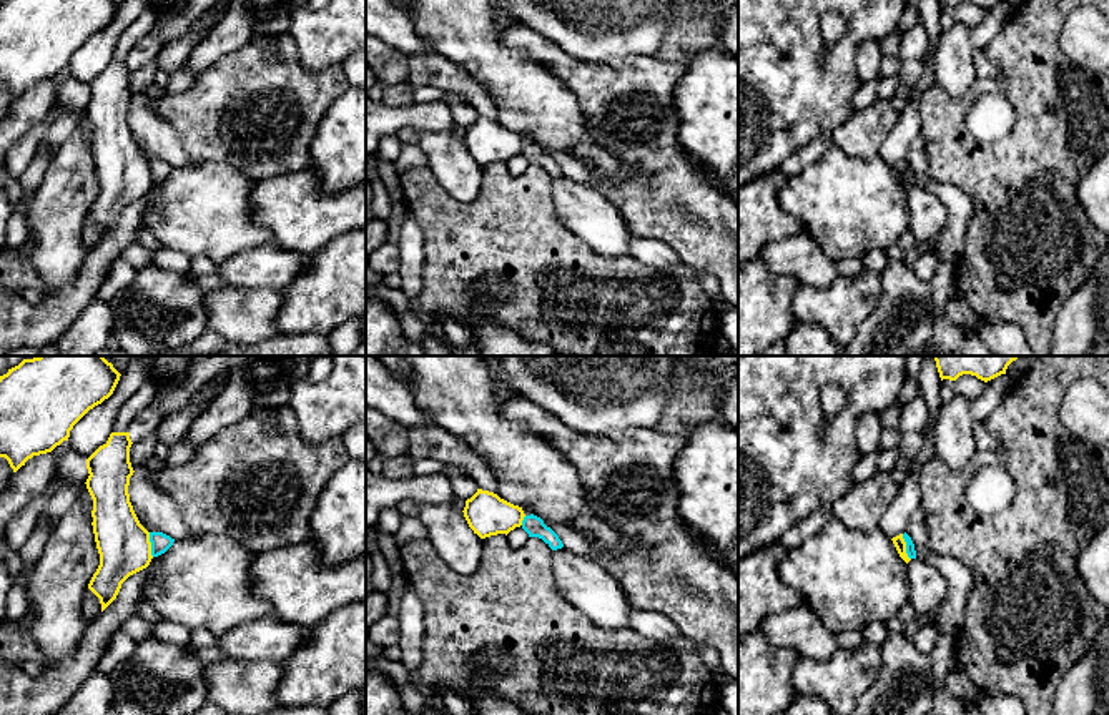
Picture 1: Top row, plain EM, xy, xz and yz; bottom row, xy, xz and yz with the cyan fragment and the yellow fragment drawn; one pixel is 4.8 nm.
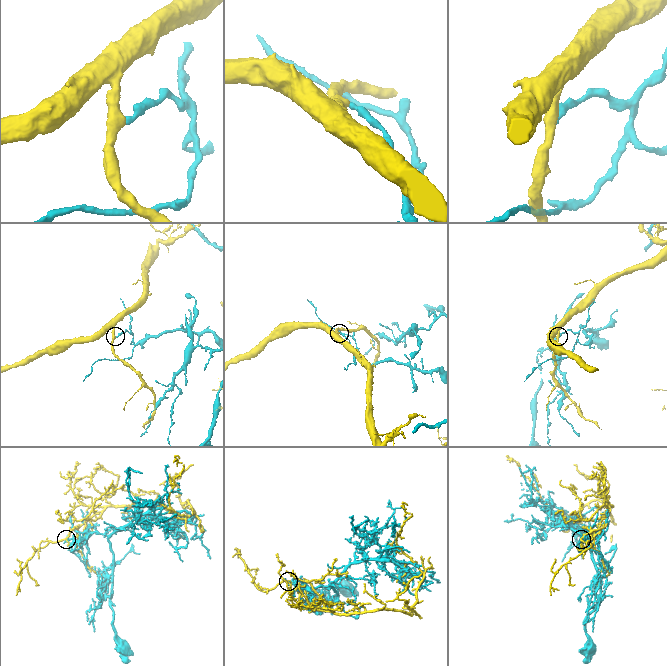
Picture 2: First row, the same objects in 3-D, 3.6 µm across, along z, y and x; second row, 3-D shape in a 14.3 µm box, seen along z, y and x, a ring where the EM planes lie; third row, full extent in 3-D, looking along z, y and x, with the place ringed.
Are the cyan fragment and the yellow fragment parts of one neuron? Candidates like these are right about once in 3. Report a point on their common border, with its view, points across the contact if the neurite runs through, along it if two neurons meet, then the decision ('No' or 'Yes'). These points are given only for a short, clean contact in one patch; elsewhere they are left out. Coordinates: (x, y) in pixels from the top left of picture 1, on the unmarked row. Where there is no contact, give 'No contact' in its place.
Touches cyan at yz (906, 175). Boundary: yz (901, 162), (910, 187). No

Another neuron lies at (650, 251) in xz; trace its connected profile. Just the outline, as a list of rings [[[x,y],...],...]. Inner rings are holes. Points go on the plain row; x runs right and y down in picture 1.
[[[632,234],[628,256],[647,266],[672,273],[678,273],[683,266],[673,248],[650,236]]]

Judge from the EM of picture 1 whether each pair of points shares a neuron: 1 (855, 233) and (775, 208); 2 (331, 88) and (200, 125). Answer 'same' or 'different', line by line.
1: same
2: same

